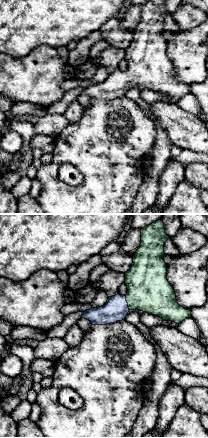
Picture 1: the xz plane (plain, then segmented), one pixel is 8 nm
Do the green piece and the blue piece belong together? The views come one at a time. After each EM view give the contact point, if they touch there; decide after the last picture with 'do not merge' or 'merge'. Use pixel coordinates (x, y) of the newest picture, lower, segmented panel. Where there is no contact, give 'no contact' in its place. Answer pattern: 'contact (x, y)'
contact (127, 302)

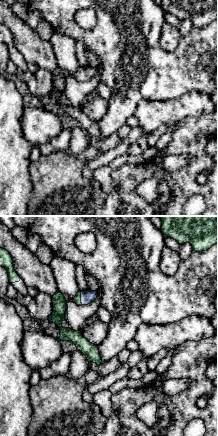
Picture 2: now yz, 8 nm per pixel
contact (80, 298)

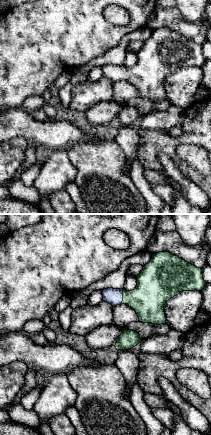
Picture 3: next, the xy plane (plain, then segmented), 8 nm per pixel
contact (123, 296)

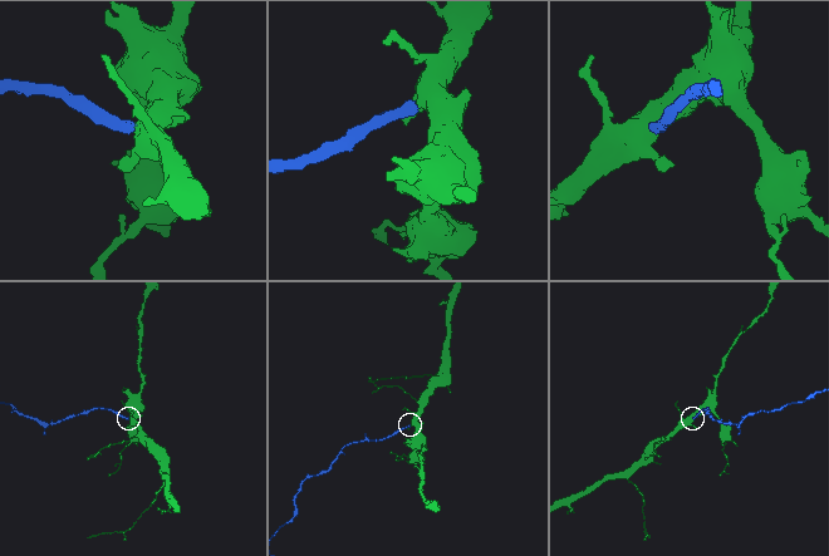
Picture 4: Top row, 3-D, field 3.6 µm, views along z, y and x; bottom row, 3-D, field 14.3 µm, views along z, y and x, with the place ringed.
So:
merge

